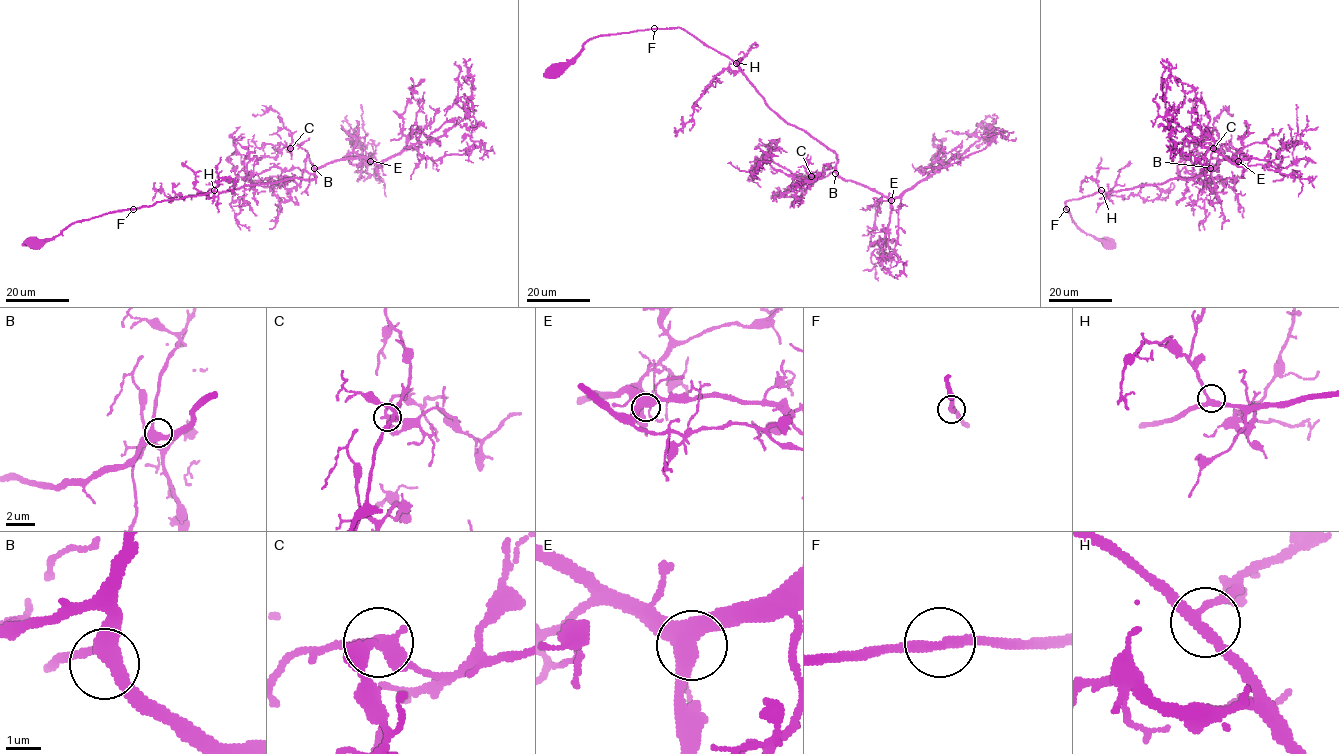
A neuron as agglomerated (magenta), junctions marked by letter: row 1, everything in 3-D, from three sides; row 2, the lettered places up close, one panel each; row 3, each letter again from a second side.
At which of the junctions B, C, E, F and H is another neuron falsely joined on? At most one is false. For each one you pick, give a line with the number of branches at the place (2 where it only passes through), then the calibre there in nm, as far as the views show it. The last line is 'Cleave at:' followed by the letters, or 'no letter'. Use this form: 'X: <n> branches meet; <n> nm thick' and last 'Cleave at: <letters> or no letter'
Cleave at: no letter

